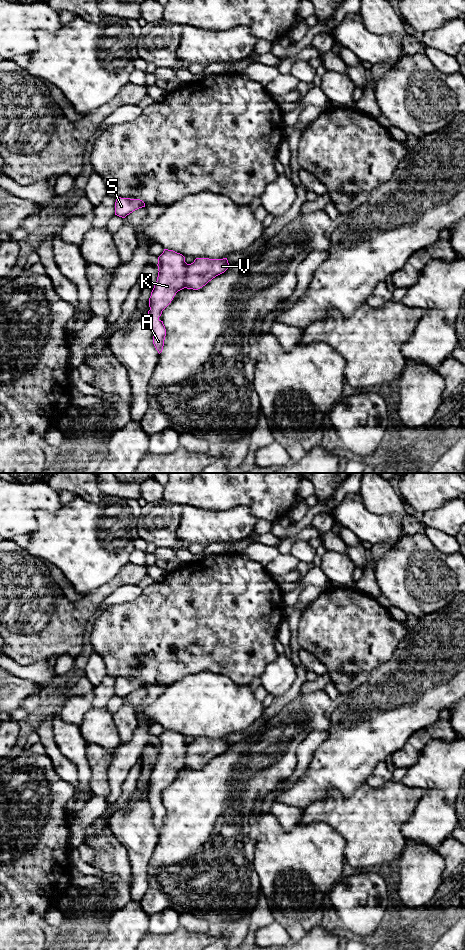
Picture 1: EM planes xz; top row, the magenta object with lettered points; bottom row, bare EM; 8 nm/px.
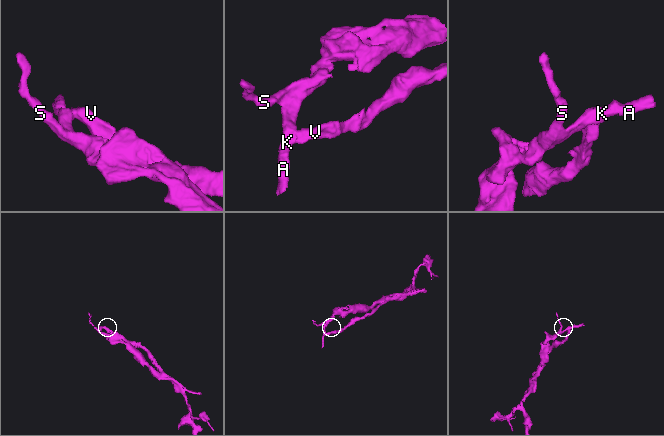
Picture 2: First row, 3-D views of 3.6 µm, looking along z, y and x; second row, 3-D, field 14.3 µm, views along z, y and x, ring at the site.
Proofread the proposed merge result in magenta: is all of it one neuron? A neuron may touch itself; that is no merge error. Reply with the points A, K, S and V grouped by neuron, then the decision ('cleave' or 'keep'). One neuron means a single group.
A K S / V | cleave

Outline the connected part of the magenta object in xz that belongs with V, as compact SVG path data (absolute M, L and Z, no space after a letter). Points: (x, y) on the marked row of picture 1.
M196 258L193 263L187 264L185 288L198 290L228 268L227 258Z

